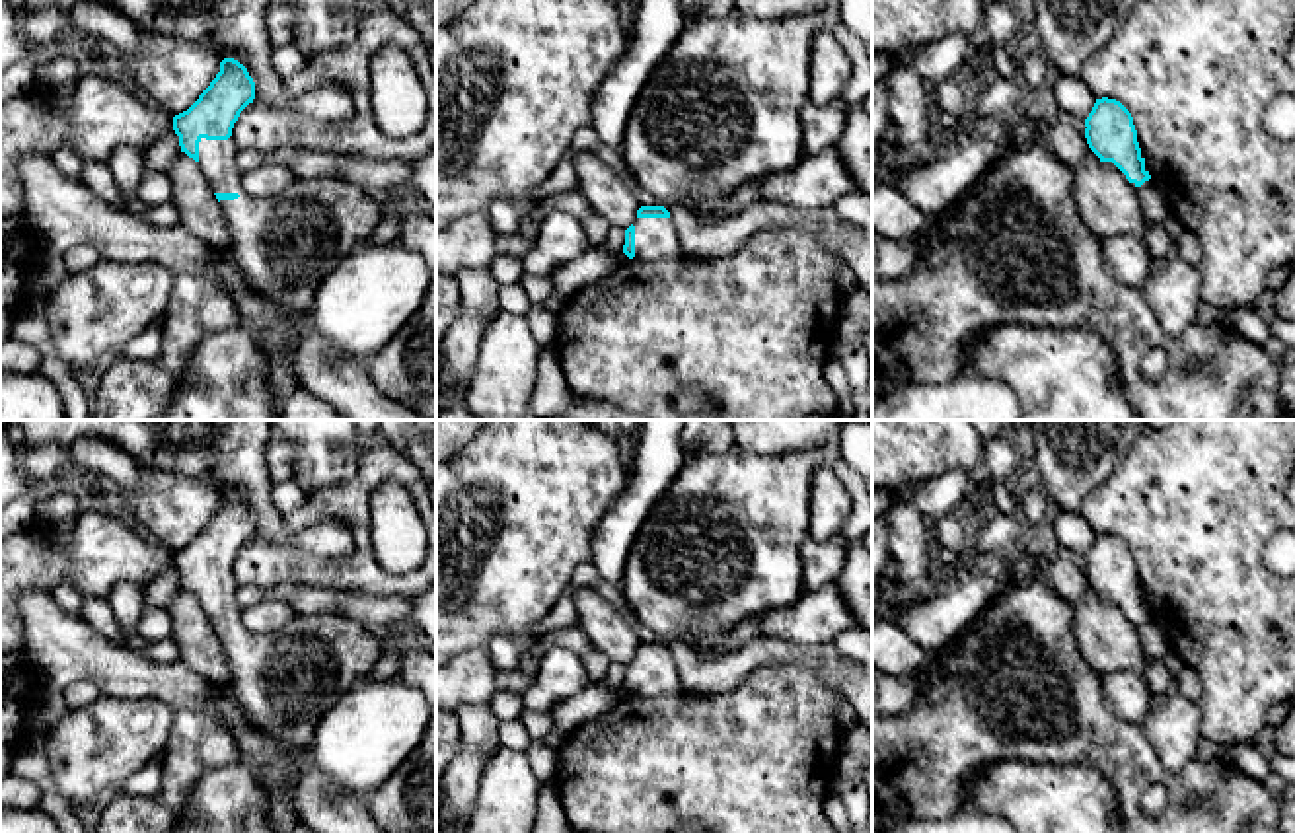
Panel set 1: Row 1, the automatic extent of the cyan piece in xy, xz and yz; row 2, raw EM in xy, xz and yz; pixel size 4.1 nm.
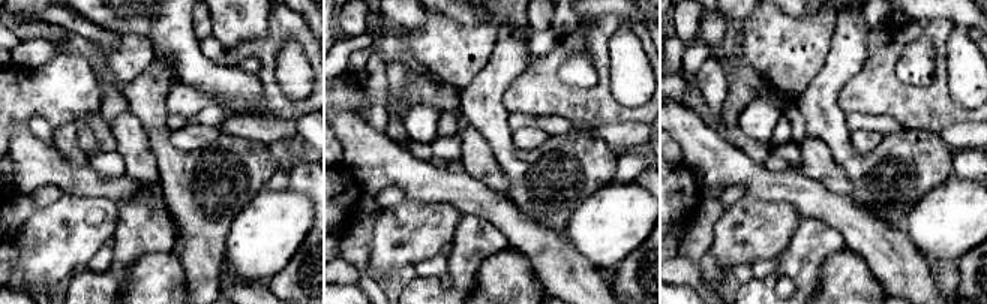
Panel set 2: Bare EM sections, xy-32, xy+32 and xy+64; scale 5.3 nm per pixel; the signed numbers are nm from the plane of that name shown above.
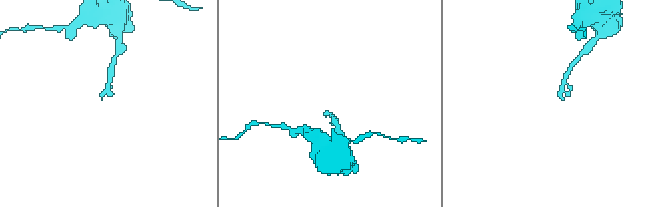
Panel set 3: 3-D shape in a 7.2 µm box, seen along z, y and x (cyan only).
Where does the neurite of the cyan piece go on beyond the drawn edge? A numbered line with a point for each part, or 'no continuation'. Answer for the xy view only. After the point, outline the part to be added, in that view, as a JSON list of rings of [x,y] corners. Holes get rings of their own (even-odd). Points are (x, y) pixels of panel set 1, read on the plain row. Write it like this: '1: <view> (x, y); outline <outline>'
1: xy (285, 682); outline [[[232,572],[228,576],[201,574],[197,599],[214,629],[240,631],[234,636],[220,636],[232,673],[226,693],[249,724],[273,743],[271,755],[257,765],[257,779],[265,790],[271,831],[290,833],[300,823],[290,800],[298,761],[312,747],[314,732],[325,712],[370,675],[382,644],[368,627],[341,613],[296,613],[277,633],[253,633],[241,623],[236,590]]]

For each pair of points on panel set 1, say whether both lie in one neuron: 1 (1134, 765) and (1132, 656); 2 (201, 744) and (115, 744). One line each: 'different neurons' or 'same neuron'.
1: different neurons
2: different neurons

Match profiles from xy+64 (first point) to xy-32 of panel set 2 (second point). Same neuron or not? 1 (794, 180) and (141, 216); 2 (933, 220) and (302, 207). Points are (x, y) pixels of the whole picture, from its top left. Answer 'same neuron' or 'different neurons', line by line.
1: different neurons
2: same neuron

